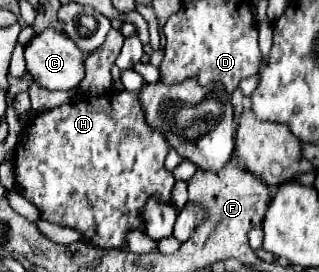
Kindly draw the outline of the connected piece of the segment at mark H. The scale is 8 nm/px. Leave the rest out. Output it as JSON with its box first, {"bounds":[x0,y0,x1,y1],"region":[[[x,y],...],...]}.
{"bounds":[16,89,176,249],"region":[[[124,89],[120,93],[110,91],[110,97],[108,93],[90,95],[78,103],[42,111],[26,125],[16,149],[16,183],[20,181],[20,193],[40,209],[44,219],[76,229],[82,241],[94,247],[126,249],[126,233],[144,233],[146,229],[142,211],[148,199],[158,197],[164,205],[172,205],[176,179],[172,171],[164,167],[168,151],[170,145],[162,133],[146,123],[138,93]]]}

